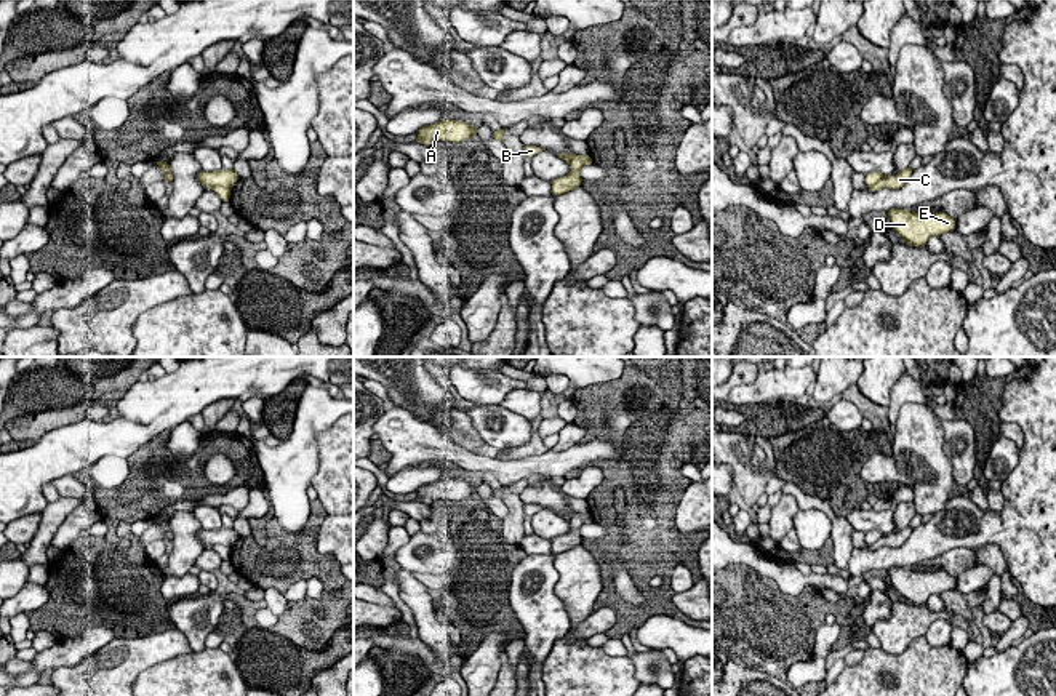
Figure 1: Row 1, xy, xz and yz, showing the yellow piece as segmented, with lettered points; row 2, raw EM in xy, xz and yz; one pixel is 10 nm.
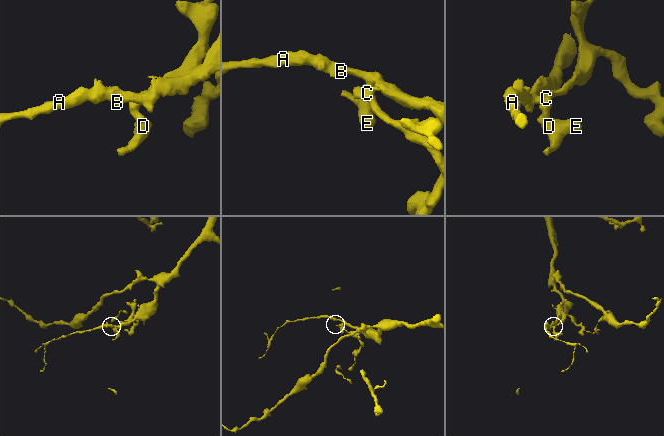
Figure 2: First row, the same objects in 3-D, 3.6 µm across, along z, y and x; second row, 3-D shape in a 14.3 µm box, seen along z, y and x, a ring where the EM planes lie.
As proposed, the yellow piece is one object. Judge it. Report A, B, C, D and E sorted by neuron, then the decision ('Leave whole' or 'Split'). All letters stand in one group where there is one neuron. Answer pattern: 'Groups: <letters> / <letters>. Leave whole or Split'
Groups: A B / C D E. Split

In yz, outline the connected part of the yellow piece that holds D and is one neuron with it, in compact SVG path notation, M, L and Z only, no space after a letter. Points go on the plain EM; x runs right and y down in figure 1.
M902 566L886 570L891 586L915 606L925 605L933 594L955 589L955 578L946 571L920 573Z

